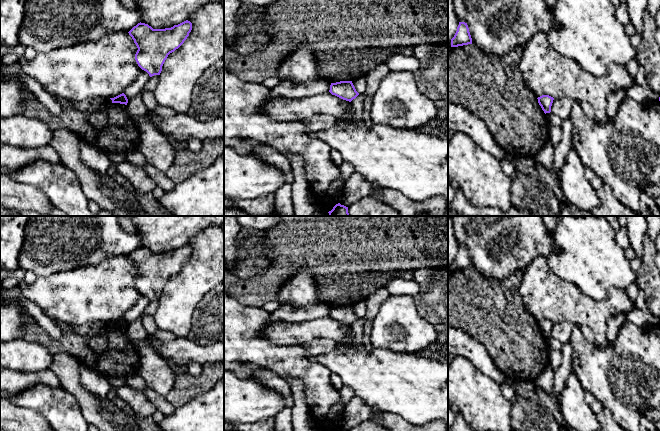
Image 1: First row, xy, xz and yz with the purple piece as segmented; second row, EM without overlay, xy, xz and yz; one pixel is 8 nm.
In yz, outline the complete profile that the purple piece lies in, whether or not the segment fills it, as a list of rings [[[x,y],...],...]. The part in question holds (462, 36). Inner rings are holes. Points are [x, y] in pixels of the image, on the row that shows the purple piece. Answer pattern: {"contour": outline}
{"contour": [[[459,22],[457,31],[454,37],[451,39],[451,47],[458,47],[468,44],[472,44],[472,38],[468,25],[465,22]]]}

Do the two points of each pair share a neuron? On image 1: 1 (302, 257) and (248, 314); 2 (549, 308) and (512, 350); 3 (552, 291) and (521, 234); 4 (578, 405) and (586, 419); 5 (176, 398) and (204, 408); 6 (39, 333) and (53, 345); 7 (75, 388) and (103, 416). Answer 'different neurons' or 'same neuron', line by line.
1: different neurons
2: different neurons
3: different neurons
4: same neuron
5: different neurons
6: same neuron
7: same neuron

